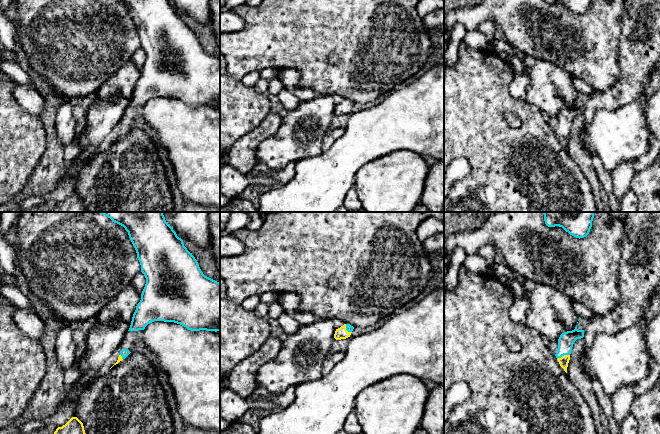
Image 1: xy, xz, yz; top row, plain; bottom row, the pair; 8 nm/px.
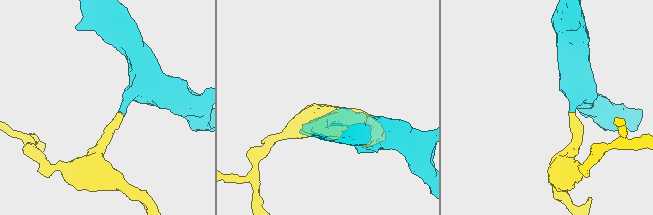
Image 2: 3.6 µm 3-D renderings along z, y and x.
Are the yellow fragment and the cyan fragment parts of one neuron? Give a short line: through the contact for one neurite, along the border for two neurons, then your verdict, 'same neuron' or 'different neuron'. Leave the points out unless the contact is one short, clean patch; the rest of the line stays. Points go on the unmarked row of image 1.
line yz (564, 136), (564, 131), (566, 116); same neuron

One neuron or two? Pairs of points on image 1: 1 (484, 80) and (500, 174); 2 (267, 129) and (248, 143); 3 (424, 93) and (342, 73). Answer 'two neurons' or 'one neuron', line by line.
1: one neuron
2: one neuron
3: two neurons

